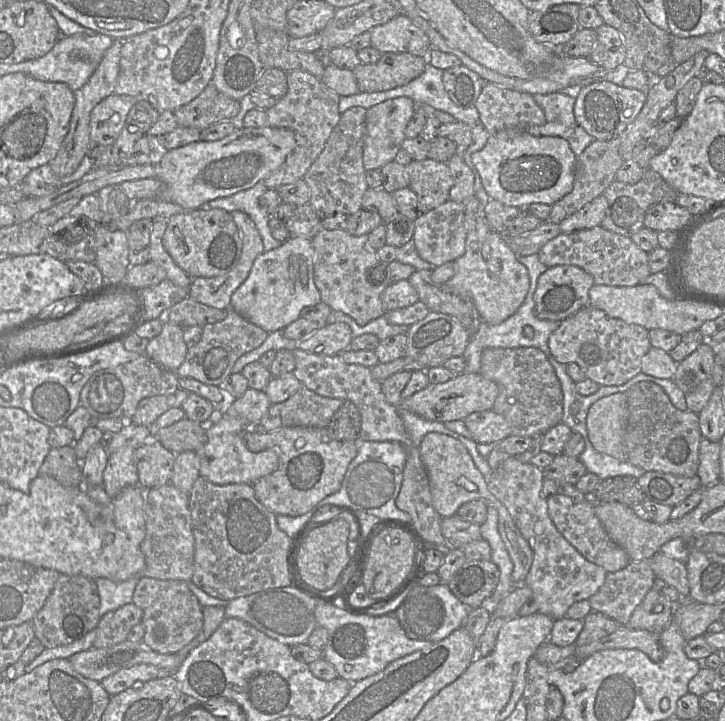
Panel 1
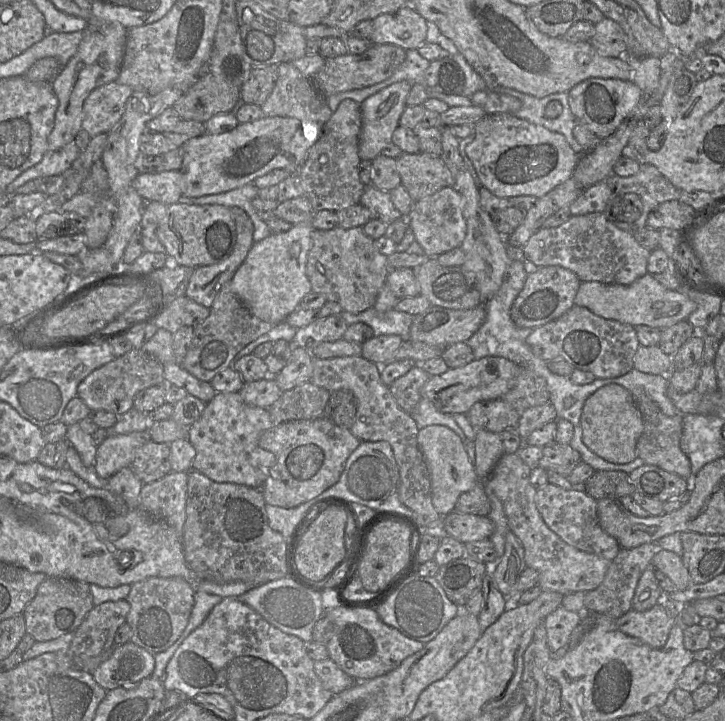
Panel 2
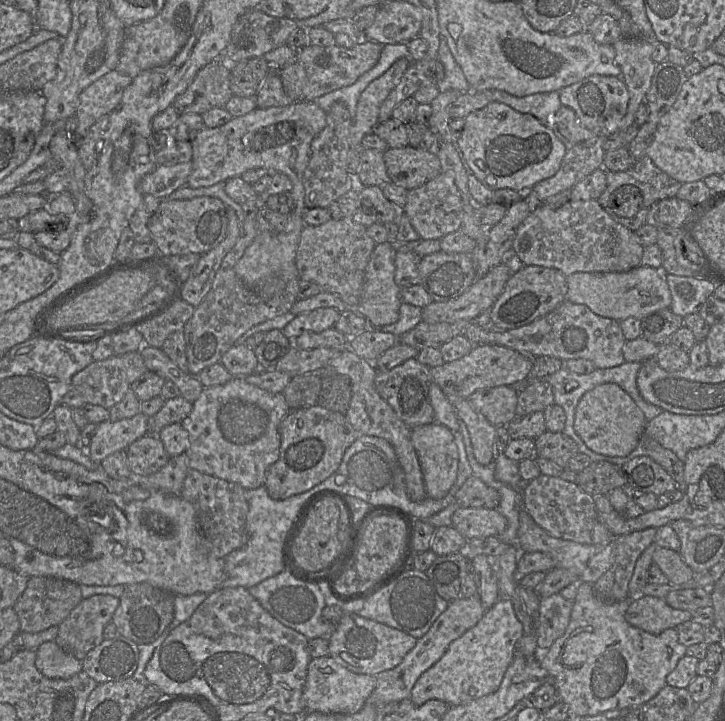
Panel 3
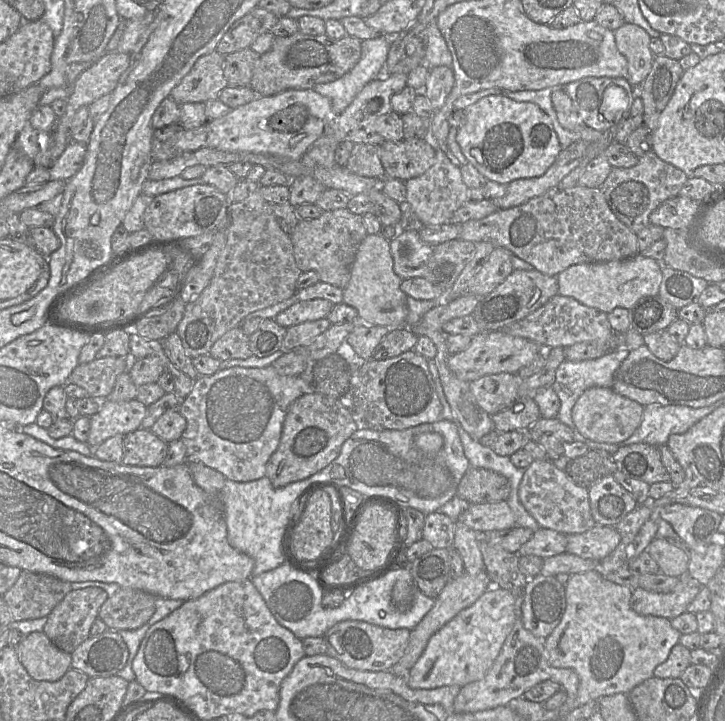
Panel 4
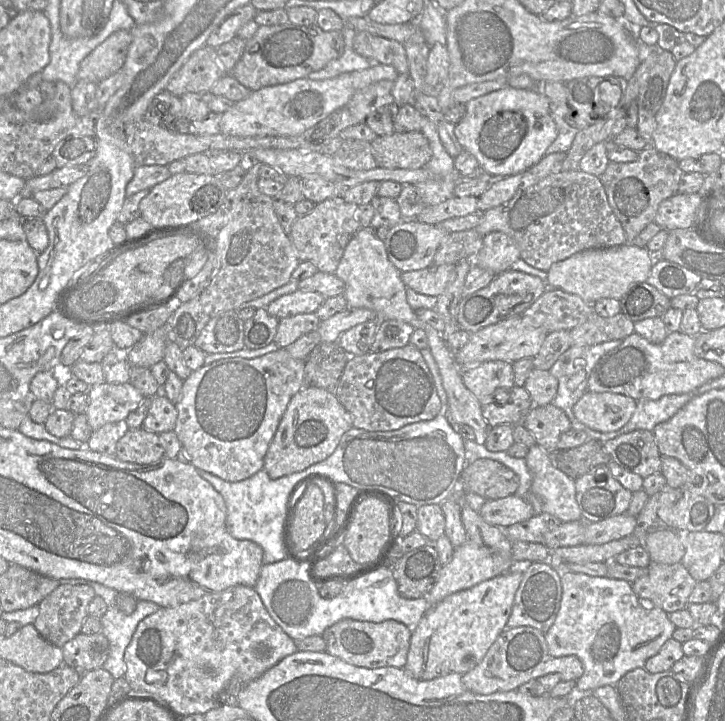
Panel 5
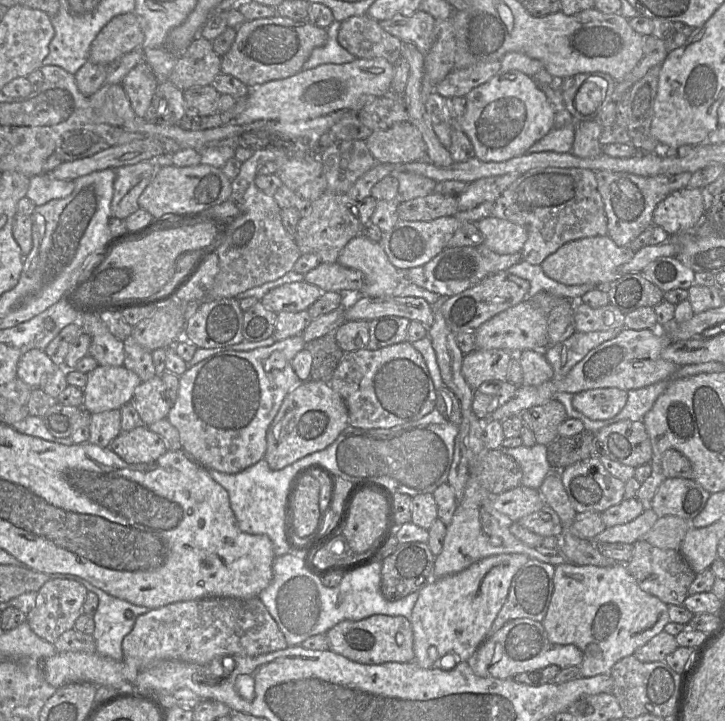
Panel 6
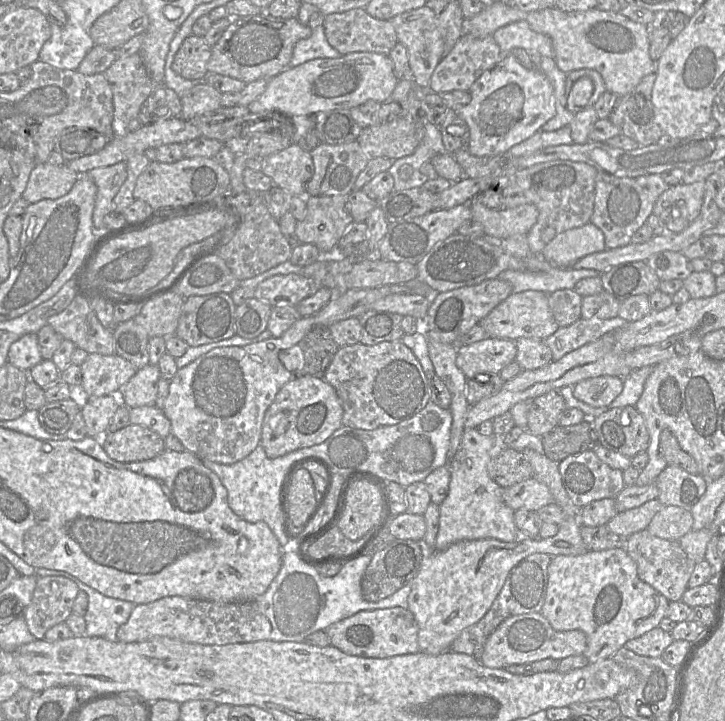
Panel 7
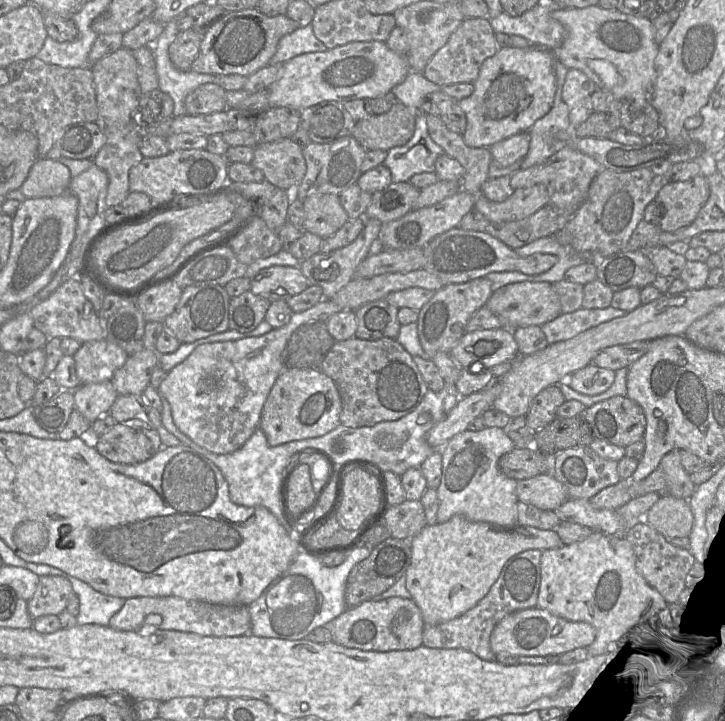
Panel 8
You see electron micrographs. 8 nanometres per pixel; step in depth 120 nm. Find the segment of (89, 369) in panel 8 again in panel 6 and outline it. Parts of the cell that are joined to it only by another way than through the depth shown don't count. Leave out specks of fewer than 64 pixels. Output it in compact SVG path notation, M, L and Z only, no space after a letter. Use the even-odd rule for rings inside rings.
M98 365L87 375L82 408L90 414L121 409L132 401L134 390L142 382L124 366Z

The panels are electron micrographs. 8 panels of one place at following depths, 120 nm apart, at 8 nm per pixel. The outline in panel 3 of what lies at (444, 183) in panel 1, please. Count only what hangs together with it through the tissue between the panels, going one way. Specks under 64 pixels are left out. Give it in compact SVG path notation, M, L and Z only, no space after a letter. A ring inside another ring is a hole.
M410 145L388 147L383 152L383 158L391 182L407 191L423 185L442 172L436 154Z

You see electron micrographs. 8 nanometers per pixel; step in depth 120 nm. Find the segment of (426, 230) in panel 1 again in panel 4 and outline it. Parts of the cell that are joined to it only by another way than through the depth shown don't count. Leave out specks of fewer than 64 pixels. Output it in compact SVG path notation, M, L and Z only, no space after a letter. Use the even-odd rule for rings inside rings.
M435 145L435 162L422 175L404 182L406 201L410 204L423 227L440 226L451 218L468 199L468 187L464 184L459 166L450 159L450 152Z

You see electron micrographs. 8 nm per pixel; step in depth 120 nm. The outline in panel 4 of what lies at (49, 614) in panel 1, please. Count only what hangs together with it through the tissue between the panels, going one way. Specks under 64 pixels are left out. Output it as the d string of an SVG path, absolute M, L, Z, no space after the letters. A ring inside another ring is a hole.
M21 571L16 582L3 594L15 621L47 617L72 589L69 582L53 576Z

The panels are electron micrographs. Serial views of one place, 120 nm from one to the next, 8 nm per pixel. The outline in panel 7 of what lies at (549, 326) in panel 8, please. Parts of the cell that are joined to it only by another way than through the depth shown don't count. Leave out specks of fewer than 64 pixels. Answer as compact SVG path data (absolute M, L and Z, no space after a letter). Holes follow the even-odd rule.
M619 316L610 319L580 318L569 326L559 327L544 342L552 352L553 361L558 361L566 354L605 335L613 335L626 324L626 321Z

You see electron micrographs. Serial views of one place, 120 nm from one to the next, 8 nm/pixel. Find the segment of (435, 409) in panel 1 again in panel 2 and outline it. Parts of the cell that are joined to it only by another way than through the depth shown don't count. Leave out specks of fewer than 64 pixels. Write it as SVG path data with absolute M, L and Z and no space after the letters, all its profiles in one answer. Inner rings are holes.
M497 356L474 359L465 366L449 368L445 373L430 376L422 388L422 398L429 399L443 413L466 414L477 402L495 400L505 395L515 384L520 366Z

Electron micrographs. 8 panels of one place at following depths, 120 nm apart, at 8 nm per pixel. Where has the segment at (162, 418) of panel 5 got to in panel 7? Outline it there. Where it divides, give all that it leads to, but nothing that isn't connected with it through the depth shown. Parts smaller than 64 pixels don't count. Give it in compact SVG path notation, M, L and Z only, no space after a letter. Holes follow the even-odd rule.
M148 364L138 369L135 375L119 388L115 396L128 408L155 406L159 380L158 365Z

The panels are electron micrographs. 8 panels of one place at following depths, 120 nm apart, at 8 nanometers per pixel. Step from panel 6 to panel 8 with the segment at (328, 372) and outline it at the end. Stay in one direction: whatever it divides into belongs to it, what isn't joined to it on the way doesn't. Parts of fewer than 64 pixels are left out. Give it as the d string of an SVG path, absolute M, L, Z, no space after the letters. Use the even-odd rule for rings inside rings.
M326 321L304 323L290 336L283 352L283 363L286 368L320 369L335 343Z

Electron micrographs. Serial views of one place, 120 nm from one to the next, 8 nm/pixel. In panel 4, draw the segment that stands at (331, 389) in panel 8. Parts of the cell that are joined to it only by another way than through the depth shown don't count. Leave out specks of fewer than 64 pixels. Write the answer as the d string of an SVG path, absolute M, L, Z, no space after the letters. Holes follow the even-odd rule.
M306 392L290 407L277 450L266 465L266 476L274 488L304 480L335 460L343 443L360 428L347 403L316 392Z

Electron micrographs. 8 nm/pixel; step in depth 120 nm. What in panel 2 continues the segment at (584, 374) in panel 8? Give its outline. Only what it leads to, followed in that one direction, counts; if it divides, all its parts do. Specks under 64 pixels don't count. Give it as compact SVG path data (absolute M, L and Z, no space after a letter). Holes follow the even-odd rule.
M608 384L593 393L583 406L581 427L584 444L599 457L617 464L629 463L637 457L636 446L644 424L633 395L623 386Z

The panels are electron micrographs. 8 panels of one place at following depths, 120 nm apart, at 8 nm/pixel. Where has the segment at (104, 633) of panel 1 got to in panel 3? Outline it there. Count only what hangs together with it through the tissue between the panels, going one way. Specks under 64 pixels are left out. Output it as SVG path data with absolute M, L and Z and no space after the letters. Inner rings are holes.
M95 594L83 598L58 625L55 642L68 654L83 660L103 640L103 629L111 623L119 598Z

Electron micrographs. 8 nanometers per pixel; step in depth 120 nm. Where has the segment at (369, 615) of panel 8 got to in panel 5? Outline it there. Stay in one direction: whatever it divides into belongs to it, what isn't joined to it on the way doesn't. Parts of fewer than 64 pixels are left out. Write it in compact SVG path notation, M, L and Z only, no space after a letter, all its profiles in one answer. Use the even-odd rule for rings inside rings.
M342 619L327 628L321 635L326 642L326 652L343 661L369 669L382 667L404 668L410 648L412 630L395 620L382 622Z

